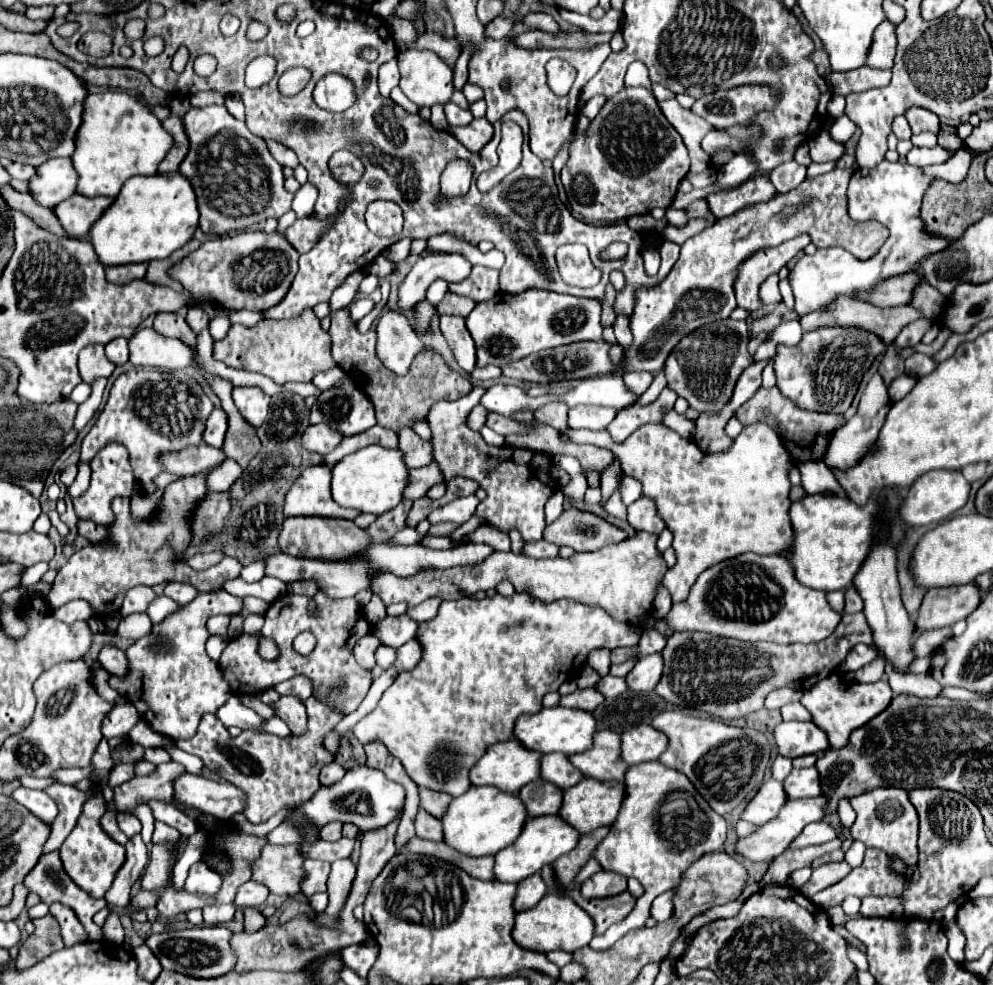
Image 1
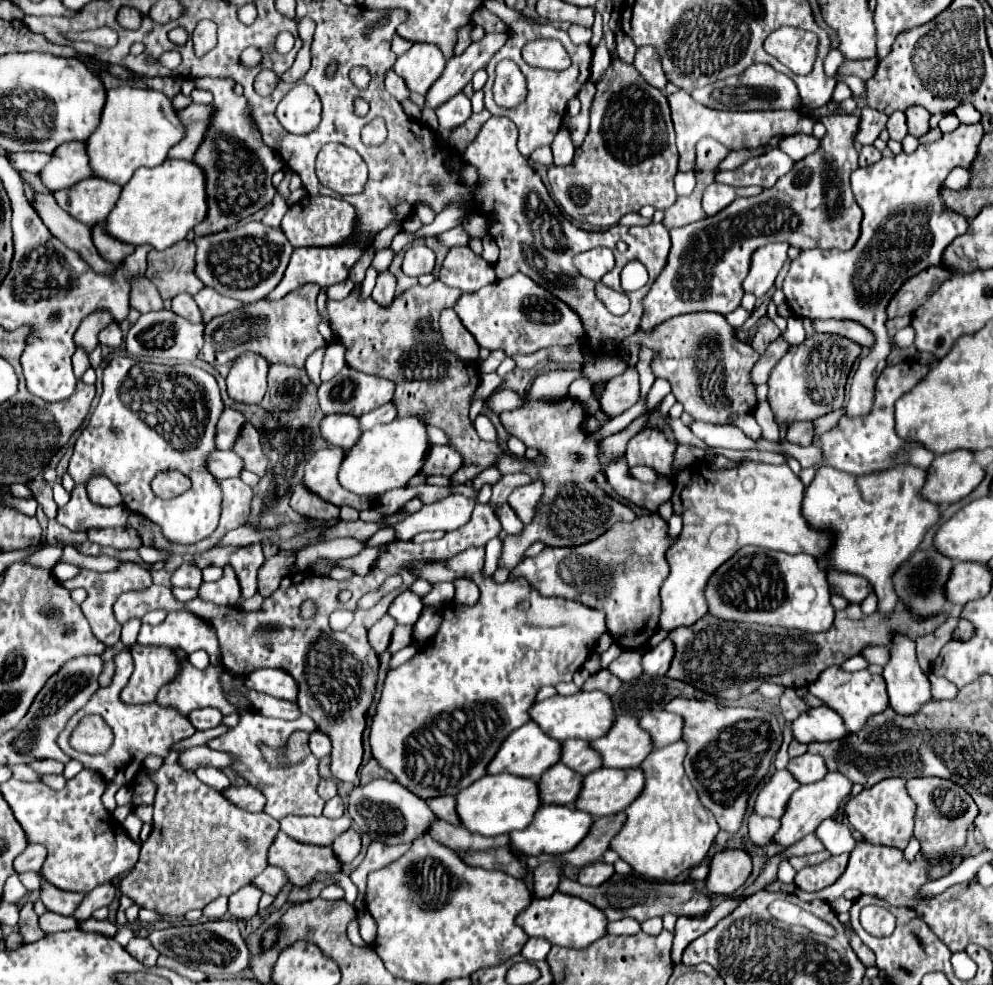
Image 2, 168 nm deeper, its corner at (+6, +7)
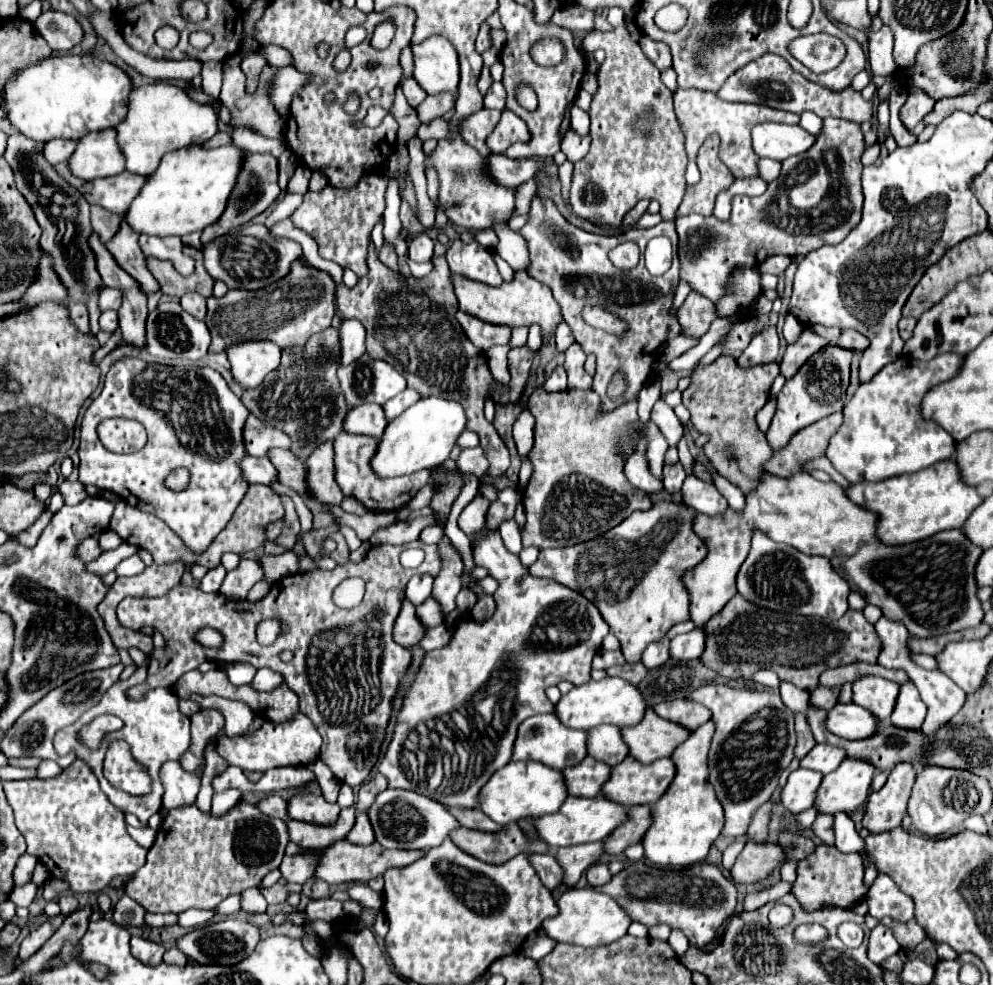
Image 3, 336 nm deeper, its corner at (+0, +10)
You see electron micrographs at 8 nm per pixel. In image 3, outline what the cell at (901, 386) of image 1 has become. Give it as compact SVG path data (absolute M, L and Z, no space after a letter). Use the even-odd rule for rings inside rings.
M944 354L936 356L928 362L914 360L910 356L900 356L896 362L884 366L876 378L872 378L868 384L860 384L854 398L844 406L844 422L838 428L838 432L830 438L830 444L824 452L824 456L832 462L832 466L848 480L848 482L878 482L890 476L906 474L906 472L918 472L922 468L928 468L936 462L950 460L952 458L952 436L944 432L938 424L924 420L920 416L920 400L922 396L936 384L952 378L956 374L956 368L960 368L962 356L956 354Z

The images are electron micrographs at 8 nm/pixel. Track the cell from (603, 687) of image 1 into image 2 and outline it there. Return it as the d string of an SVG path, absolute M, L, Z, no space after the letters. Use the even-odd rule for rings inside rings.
M622 651L622 655L608 669L622 681L632 681L642 675L642 655L644 651Z

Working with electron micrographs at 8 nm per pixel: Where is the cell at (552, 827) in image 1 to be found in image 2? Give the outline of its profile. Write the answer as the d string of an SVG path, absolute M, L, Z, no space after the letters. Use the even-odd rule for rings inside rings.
M542 805L538 809L538 815L534 817L534 821L530 823L530 827L522 829L522 831L512 831L510 839L512 839L512 851L514 855L540 855L540 853L550 853L550 855L562 855L572 851L590 831L594 819L572 807L572 805Z

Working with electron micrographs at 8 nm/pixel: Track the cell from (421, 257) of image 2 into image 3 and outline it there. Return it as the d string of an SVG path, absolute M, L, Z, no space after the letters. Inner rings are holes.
M426 234L416 236L408 246L408 256L414 262L430 262L434 256L434 242Z

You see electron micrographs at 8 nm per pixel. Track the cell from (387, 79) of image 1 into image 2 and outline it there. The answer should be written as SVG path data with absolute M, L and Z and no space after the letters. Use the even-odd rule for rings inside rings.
M388 71L388 75L386 75L386 89L388 89L388 93L394 95L400 103L410 97L410 91L408 91L404 79L398 77L394 71Z

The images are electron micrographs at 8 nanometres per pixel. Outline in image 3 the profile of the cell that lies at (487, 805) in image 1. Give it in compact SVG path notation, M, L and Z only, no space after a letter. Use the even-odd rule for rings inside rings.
M508 762L504 768L496 770L490 776L490 780L480 788L478 794L478 808L500 826L554 814L568 796L562 772L534 762Z

